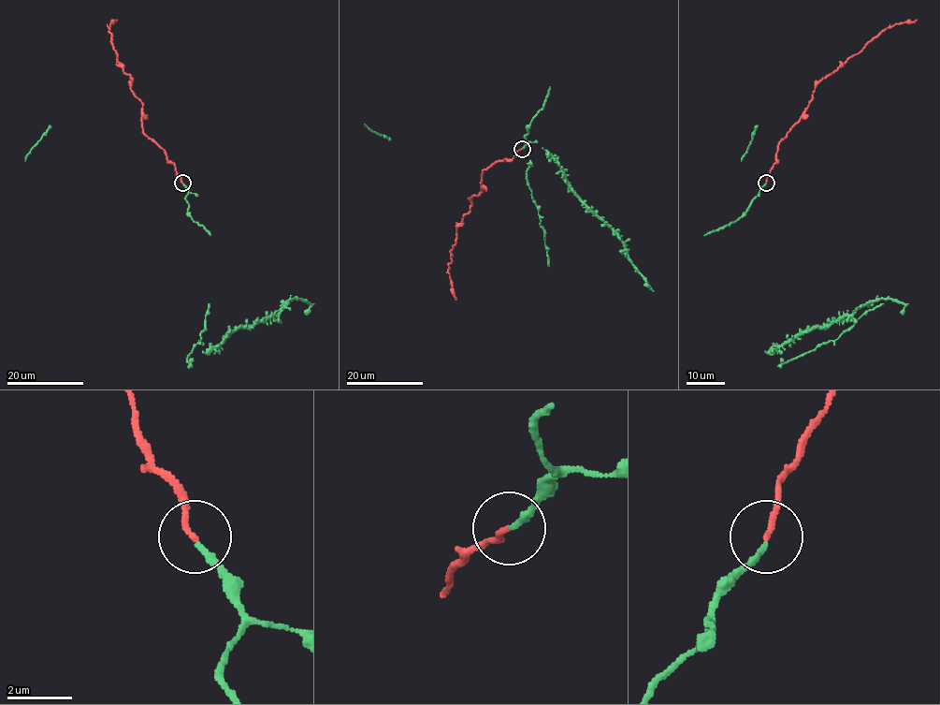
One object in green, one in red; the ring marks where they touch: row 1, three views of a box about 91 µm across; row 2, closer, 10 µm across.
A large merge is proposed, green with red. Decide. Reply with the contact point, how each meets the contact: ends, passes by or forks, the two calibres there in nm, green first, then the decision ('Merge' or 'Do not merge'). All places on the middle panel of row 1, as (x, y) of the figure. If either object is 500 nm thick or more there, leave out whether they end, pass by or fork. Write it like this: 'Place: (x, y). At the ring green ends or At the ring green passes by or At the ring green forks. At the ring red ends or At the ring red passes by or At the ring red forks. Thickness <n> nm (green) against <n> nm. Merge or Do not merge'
Place: (522, 149). At the ring green ends. At the ring red ends. Thickness 190 nm (green) against 190 nm. Merge

